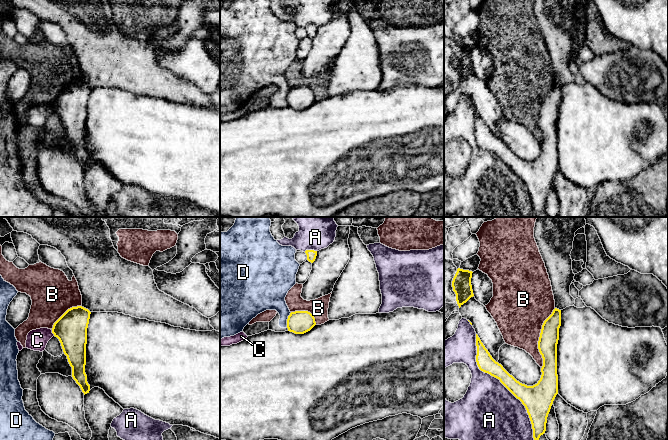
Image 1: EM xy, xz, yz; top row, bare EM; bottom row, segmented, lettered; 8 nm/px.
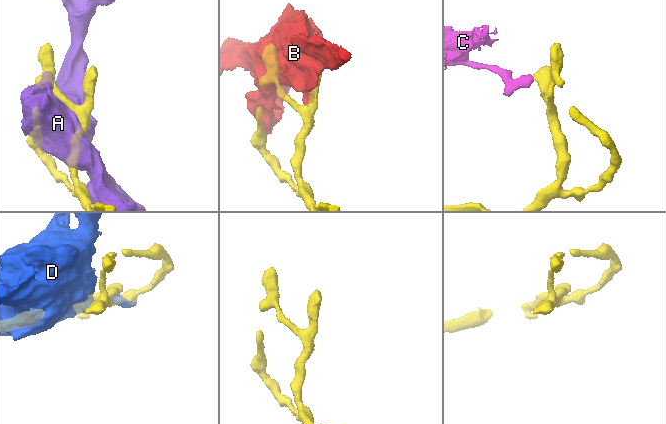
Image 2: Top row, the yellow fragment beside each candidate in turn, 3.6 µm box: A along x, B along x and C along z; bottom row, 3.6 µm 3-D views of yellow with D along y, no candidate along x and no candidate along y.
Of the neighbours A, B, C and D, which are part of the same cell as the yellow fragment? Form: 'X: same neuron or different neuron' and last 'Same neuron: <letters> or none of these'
A: different neuron
B: different neuron
C: different neuron
D: different neuron
Same neuron: none of these

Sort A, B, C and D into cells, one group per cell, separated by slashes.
A / B C / D

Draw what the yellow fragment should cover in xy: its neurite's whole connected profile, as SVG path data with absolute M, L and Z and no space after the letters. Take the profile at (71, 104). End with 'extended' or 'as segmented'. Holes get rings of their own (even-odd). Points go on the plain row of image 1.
M82 83L68 85L53 101L52 109L61 119L72 143L72 153L82 168L89 169L90 161L85 149L87 104L91 88Z | as segmented

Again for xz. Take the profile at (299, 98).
M308 87L291 88L287 95L288 107L304 110L316 101L314 92Z | as segmented

